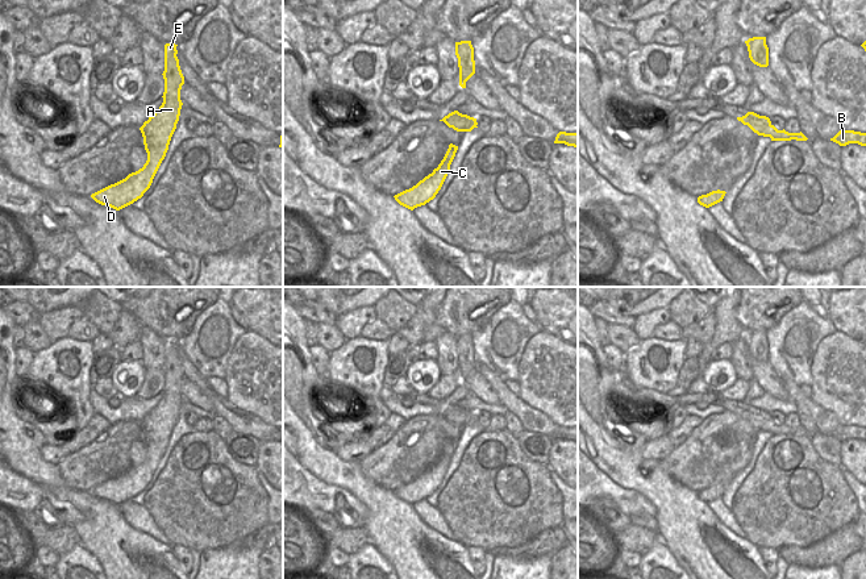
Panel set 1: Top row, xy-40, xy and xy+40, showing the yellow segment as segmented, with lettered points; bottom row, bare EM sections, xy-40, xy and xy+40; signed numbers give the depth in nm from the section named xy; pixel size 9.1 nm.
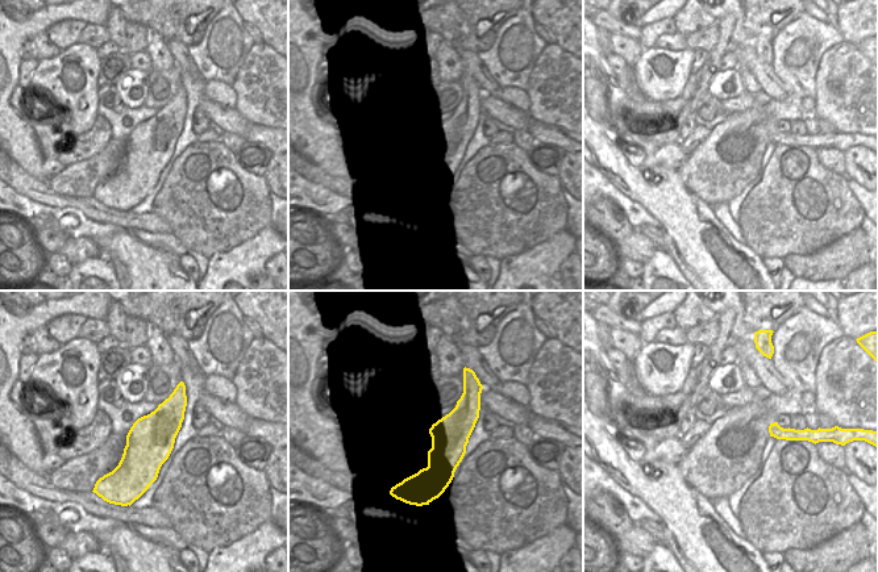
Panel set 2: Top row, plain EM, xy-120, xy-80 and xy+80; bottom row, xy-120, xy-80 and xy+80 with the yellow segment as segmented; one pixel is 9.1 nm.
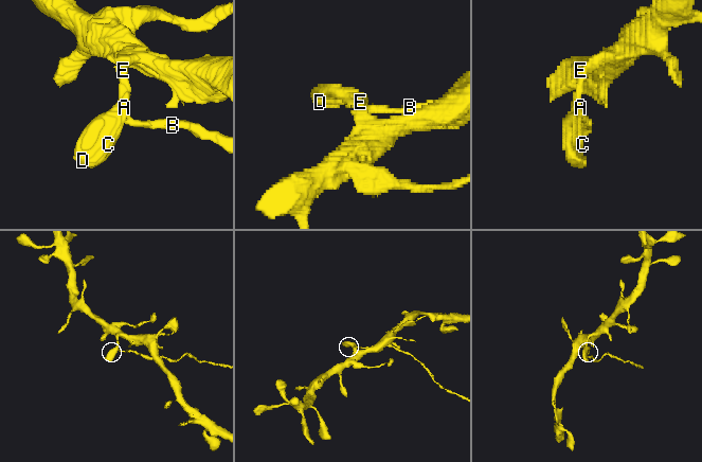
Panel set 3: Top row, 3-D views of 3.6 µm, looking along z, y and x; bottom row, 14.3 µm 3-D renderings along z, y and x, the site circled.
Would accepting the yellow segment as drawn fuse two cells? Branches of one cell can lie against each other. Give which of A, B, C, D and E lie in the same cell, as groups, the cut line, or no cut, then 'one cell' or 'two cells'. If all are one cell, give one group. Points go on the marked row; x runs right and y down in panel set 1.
A C D E / B; cut in xy+40 along (770, 124), (760, 134); two cells

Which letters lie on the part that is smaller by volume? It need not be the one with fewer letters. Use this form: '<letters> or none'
B.

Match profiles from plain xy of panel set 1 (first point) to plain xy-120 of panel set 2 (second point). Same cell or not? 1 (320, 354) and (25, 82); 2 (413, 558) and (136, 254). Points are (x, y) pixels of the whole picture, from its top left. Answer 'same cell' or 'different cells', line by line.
1: same cell
2: same cell

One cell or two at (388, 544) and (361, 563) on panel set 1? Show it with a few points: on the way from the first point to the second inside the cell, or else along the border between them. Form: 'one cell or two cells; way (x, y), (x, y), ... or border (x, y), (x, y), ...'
two cells; border (370, 541), (391, 565)

